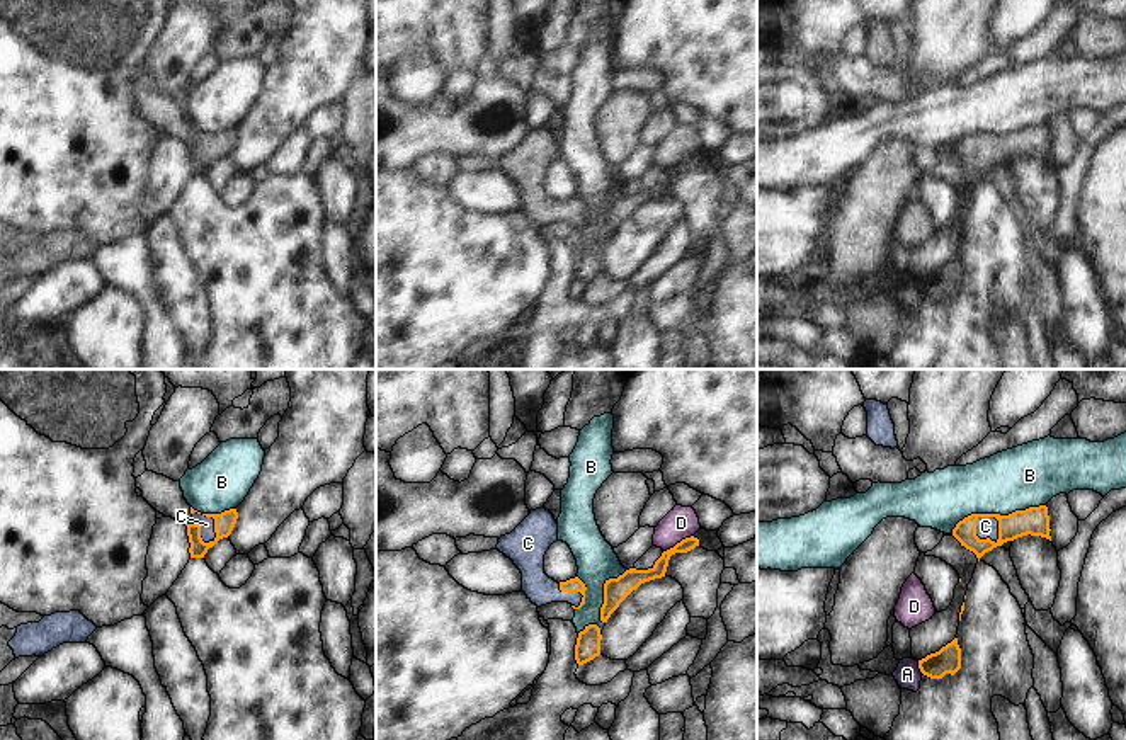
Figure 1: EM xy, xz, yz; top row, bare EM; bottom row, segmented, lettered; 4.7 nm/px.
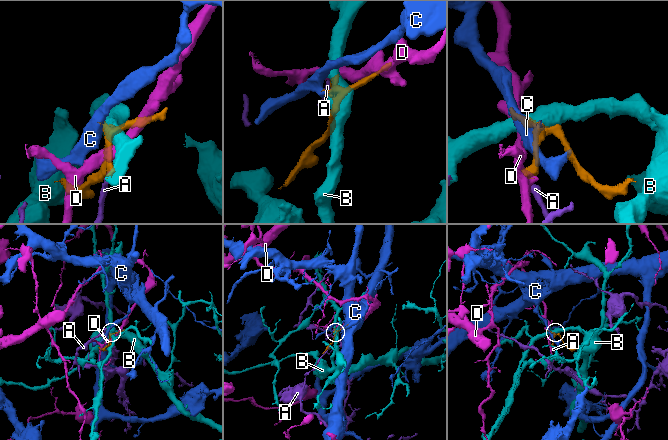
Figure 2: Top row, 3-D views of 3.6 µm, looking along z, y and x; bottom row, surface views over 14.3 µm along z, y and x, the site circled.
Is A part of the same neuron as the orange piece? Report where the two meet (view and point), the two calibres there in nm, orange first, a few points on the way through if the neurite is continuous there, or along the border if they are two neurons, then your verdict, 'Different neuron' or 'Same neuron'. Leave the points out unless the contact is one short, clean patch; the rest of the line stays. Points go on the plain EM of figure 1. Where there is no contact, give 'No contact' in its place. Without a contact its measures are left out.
Touches orange at yz (919, 286). Thickness 130 nm (orange) against 120 nm. Boundary: yz (917, 279), (917, 286), (922, 291). Different neuron.

